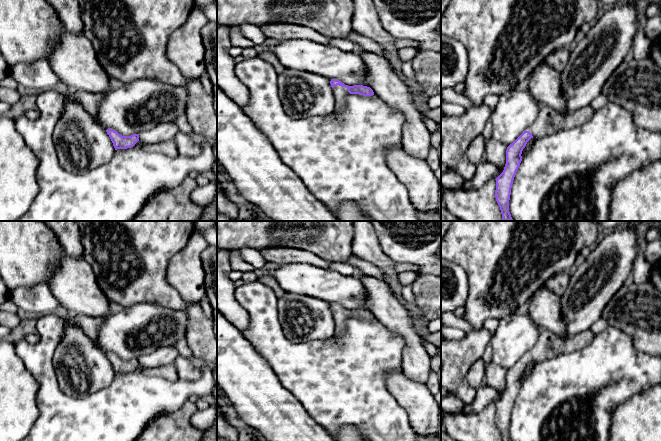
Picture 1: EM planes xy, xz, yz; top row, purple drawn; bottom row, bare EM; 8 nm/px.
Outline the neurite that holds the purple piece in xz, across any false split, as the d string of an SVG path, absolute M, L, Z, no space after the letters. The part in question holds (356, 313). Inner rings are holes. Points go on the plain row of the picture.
M332 303L330 305L330 308L333 314L334 325L335 325L334 334L338 338L340 338L344 334L346 321L349 318L359 318L363 320L374 319L373 314L367 310L363 309L348 310L337 303Z

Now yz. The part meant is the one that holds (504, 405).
M539 326L536 344L506 374L506 388L503 396L495 403L495 422L502 441L511 441L509 424L514 401L522 385L522 375L533 361L543 361L562 353L570 353L585 348L591 343L594 334L590 329L566 340L559 339L554 333Z

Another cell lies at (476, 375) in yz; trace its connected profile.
M479 358L471 366L467 374L467 380L476 390L482 386L482 383L485 380L485 362L482 358Z

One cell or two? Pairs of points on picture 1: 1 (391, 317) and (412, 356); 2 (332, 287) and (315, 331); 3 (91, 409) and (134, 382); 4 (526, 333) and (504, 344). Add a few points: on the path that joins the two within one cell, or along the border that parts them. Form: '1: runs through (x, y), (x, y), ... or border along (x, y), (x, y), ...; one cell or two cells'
1: runs through (401, 327), (412, 338), (412, 346); one cell
2: border along (304, 294), (322, 299), (330, 304); two cells
3: runs through (102, 409), (107, 409), (123, 393); one cell
4: runs through (521, 333), (518, 333), (509, 342); one cell

